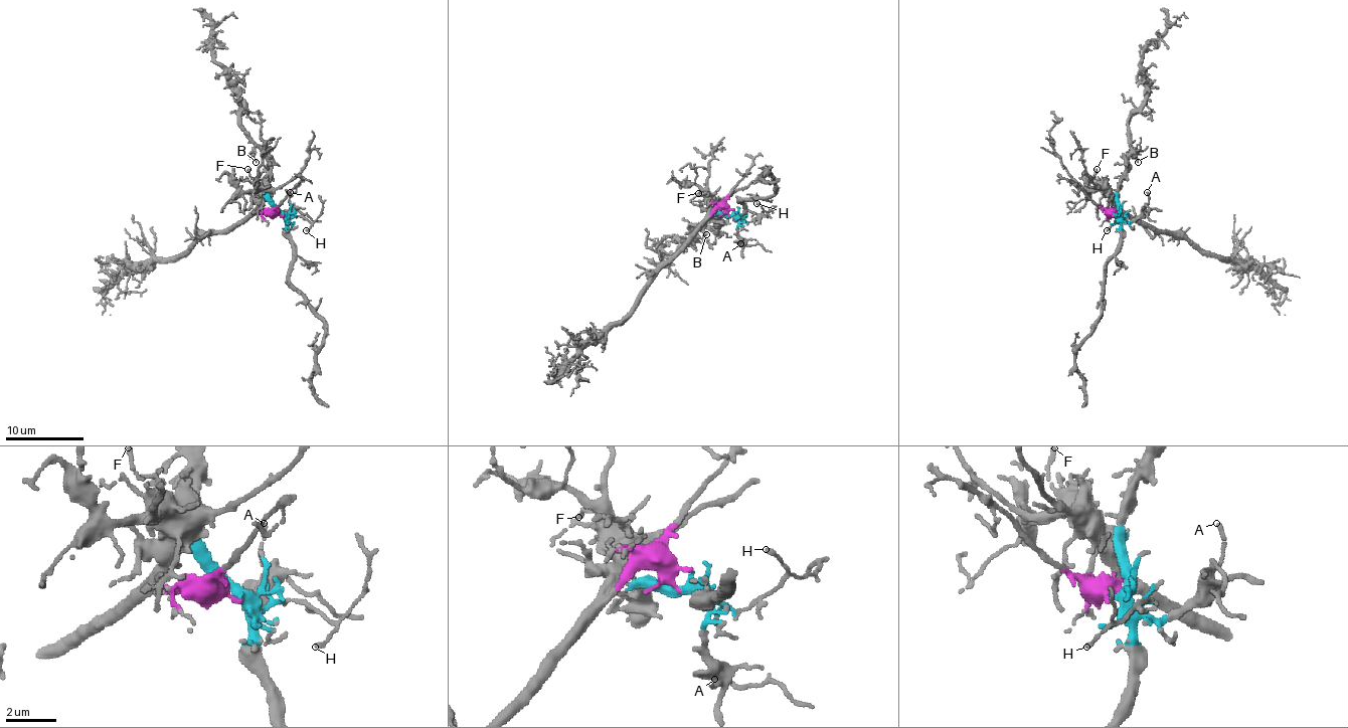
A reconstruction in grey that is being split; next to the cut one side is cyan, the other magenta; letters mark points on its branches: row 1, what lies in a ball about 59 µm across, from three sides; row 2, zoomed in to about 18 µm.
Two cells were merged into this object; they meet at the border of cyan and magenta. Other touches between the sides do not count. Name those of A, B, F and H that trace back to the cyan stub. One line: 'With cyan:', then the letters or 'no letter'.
With cyan: A, B, H

